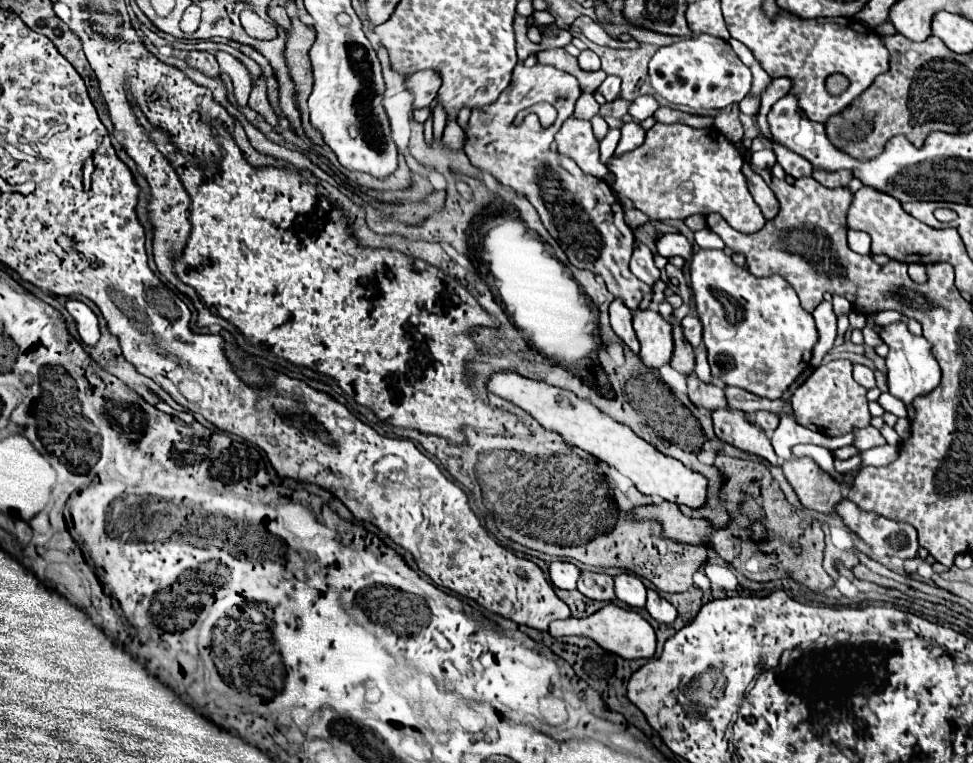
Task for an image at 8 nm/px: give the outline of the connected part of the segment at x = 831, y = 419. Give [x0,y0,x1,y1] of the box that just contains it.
[792,360,872,436]

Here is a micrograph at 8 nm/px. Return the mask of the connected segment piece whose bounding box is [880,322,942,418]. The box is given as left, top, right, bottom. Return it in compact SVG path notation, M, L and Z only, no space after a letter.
M896 322L896 324L886 326L880 332L880 336L888 344L888 348L890 348L890 354L888 354L888 360L886 360L890 394L896 396L898 400L902 400L904 406L906 406L906 410L908 410L908 418L914 418L916 410L914 410L912 402L918 396L930 394L934 388L938 388L940 378L942 378L940 366L938 366L936 358L930 354L930 344L926 342L926 338L918 338L918 336L910 334L904 322Z

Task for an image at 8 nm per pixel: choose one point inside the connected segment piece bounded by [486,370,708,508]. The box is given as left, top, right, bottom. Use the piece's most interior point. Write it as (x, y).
(581, 424)

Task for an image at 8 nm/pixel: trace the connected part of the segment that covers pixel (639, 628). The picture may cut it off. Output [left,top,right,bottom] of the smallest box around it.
[548,604,656,658]

